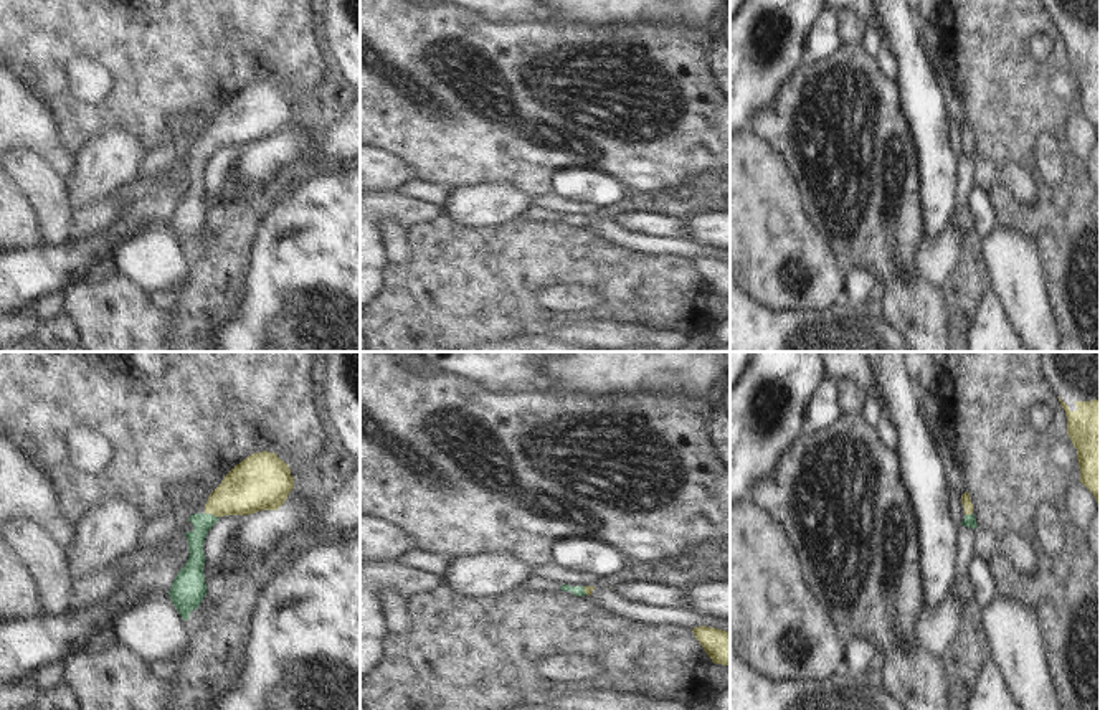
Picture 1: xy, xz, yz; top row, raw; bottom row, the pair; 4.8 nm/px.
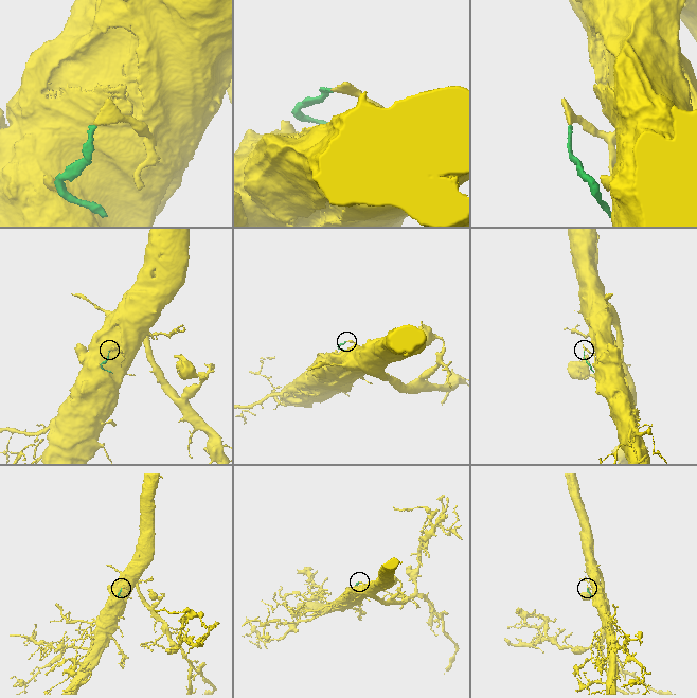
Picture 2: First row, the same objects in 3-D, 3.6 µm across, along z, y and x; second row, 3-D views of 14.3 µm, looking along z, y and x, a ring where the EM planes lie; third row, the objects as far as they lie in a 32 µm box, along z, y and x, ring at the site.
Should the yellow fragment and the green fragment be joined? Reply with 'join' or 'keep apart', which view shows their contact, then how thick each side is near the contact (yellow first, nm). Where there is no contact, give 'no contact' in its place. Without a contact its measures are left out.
join; meets yellow in xy; 260 nm thick on the yellow side, 100 nm on the other

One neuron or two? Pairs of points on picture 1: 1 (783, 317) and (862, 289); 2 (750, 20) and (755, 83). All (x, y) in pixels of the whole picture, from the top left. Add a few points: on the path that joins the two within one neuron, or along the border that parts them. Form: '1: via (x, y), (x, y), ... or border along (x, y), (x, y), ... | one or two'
1: border along (854, 302), (861, 306) | two
2: via (750, 35), (750, 68) | one

